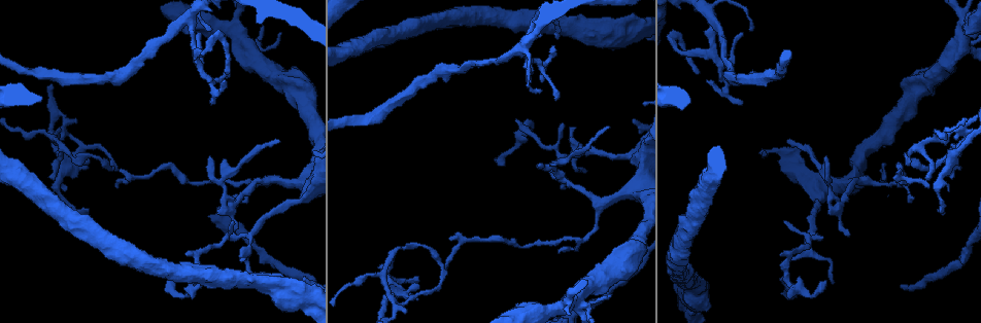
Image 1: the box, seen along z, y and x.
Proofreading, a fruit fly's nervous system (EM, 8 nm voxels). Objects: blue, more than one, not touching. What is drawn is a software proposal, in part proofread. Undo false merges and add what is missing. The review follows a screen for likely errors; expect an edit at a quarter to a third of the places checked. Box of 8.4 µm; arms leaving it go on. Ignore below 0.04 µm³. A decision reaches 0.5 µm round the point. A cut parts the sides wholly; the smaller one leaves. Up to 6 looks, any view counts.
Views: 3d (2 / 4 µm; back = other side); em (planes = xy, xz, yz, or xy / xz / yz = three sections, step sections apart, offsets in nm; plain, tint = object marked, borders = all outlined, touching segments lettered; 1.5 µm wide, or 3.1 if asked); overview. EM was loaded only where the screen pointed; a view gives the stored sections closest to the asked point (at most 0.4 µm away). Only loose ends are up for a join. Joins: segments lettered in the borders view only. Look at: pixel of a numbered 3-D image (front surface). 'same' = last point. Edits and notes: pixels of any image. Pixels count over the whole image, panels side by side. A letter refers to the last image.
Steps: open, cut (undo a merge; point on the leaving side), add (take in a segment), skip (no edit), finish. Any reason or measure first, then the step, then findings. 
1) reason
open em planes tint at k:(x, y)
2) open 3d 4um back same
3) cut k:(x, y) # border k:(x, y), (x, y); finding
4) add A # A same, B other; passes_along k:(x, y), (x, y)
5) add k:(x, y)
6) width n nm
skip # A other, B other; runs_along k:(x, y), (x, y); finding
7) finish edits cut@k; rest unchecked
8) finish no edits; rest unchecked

thin end
open em planes borders at 1:(171, 282)

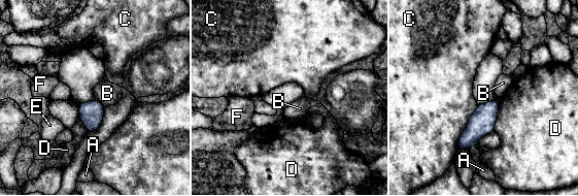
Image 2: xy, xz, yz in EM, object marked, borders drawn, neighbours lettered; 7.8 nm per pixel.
width 190 nm
skip # A other, B other, C other, D other, E other, F other; border 2:(96, 99), (104, 106); no lettered segment goes on from it

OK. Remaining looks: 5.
abrupt turn
open em planes tint at 1:(393, 291)

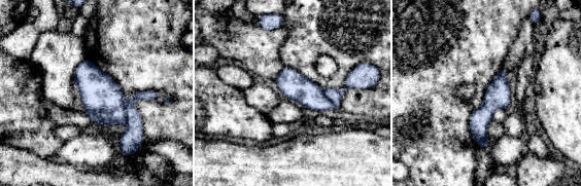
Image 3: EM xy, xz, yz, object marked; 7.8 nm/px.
open em planes borders same

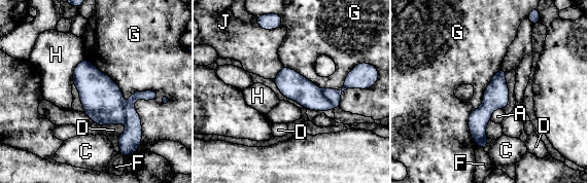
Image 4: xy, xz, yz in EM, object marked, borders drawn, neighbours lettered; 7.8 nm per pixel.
skip # A other, C other, D other, F other, G other, H other, J other; border 4:(85, 59), (140, 145); continuous, no second neuron

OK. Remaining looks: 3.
tapers out
open 3d 4um at 1:(552, 45)

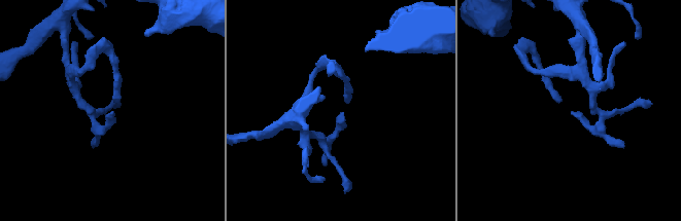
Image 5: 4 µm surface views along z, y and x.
now the EM
open em yz step 4 tint at 5:(113, 112)

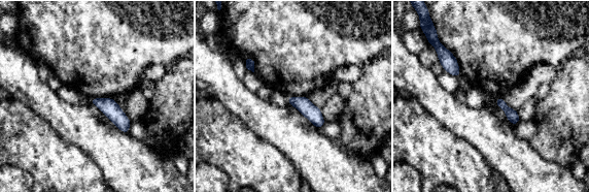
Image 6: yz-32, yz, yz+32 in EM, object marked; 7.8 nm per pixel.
see the neighbours
open em yz step 4 borders same

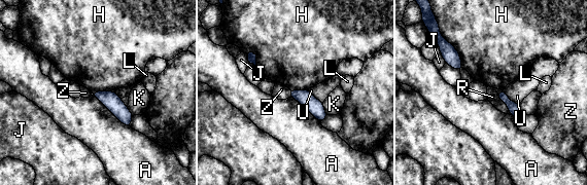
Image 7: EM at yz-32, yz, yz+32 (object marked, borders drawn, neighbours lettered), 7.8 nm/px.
longest_contact A 400 nm
skip # A other, H other, J other, K other, L other, R other, U other, Z other; border 7:(503, 89), (512, 101), (519, 104); none of them fits

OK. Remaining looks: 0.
finish no edits; rest unchecked

